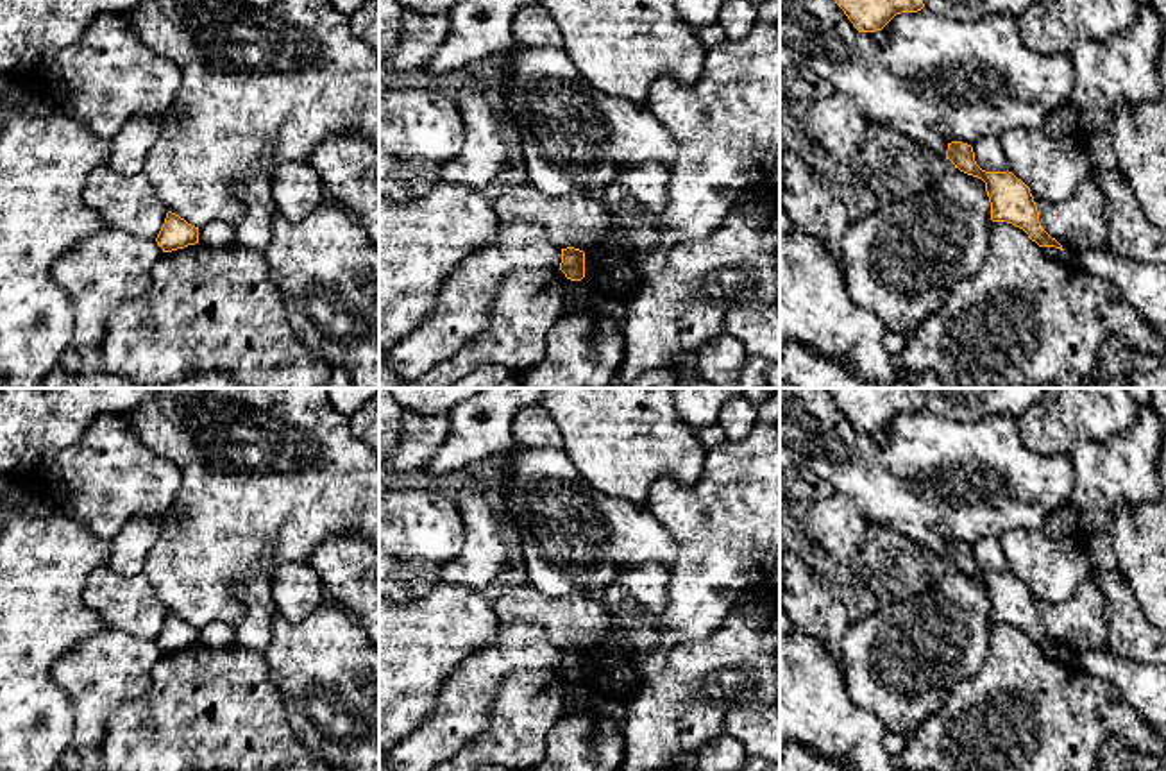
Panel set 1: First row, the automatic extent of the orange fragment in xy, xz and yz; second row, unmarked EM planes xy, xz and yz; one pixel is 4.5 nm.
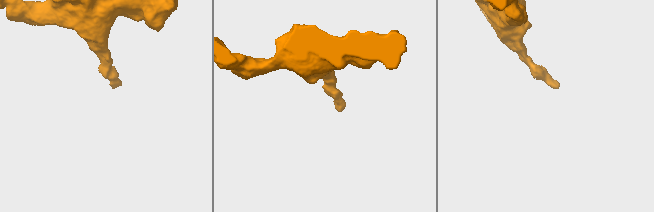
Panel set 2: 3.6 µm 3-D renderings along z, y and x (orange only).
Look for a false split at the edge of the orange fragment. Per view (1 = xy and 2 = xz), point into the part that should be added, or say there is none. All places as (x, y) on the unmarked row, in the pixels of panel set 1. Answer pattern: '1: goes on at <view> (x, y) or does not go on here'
1: does not go on here
2: does not go on here

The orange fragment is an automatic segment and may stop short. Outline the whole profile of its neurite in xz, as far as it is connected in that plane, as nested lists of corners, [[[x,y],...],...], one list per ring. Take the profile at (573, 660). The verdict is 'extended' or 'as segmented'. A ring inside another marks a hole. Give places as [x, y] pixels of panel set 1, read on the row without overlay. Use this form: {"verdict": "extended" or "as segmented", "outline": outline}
{"verdict": "as segmented", "outline": [[[574,648],[562,649],[560,671],[570,682],[581,682],[585,678],[585,653]]]}

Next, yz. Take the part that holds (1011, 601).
{"verdict": "as segmented", "outline": [[[962,542],[948,544],[946,560],[960,572],[985,583],[993,623],[1007,623],[1023,630],[1039,648],[1064,651],[1062,646],[1043,630],[1030,589],[1012,572],[982,571],[975,562],[973,547]]]}

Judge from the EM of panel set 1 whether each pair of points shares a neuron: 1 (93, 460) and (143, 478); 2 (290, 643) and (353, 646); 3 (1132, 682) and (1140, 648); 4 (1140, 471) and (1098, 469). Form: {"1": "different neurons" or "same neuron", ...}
{"1": "same neuron", "2": "same neuron", "3": "different neurons", "4": "same neuron"}

